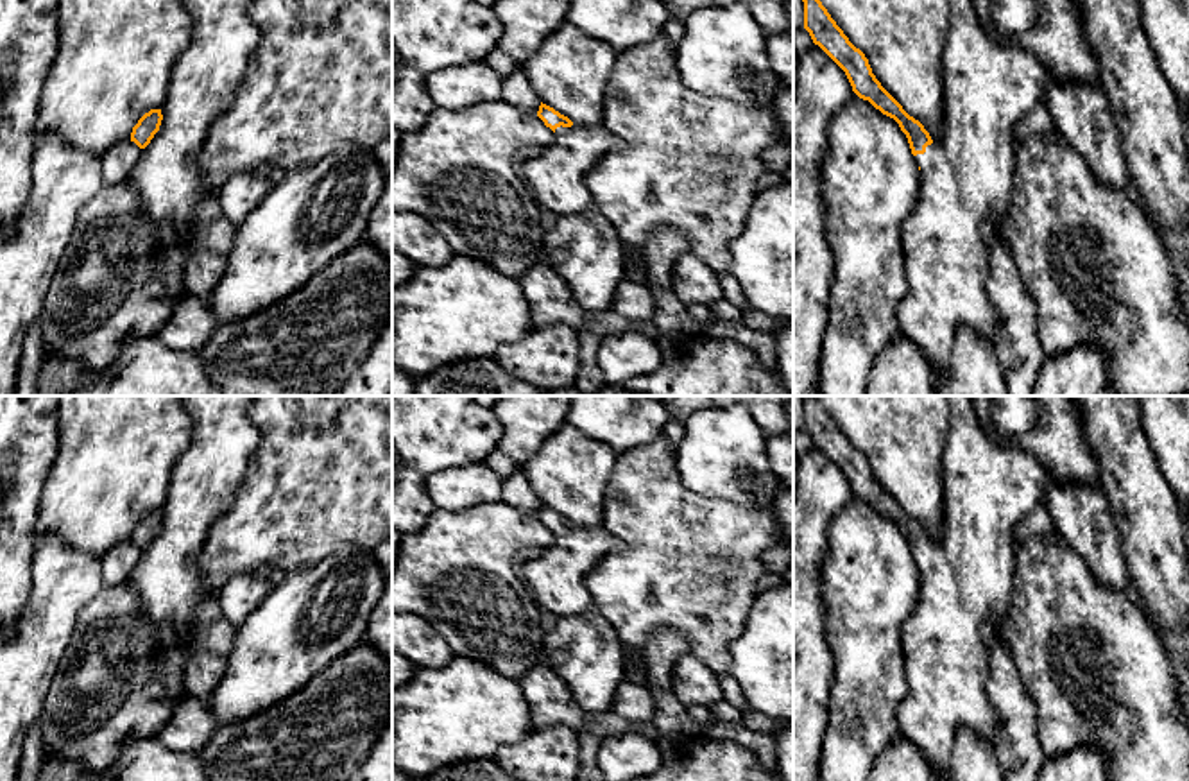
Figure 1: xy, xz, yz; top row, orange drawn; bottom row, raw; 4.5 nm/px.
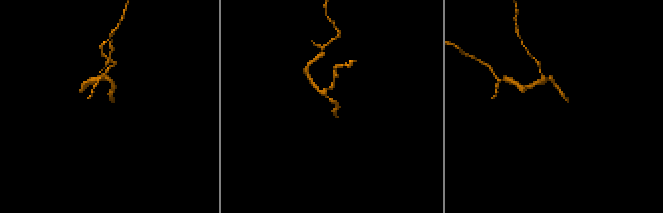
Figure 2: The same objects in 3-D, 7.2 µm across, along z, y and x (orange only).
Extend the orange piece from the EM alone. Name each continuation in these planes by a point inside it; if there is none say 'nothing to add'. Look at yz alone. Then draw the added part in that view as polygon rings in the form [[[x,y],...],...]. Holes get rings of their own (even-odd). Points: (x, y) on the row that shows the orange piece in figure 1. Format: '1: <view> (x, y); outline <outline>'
1: yz (967, 176); outline [[[947,0],[949,32],[944,45],[944,120],[940,138],[917,154],[920,167],[920,195],[913,211],[901,226],[906,294],[895,310],[899,333],[915,342],[937,373],[951,364],[960,328],[972,328],[992,342],[994,312],[987,297],[992,272],[990,249],[983,240],[983,226],[996,222],[1005,229],[1008,206],[1014,199],[1015,142],[1014,125],[1042,102],[1048,75],[1042,61],[1015,43],[999,43],[981,27],[972,0]]]

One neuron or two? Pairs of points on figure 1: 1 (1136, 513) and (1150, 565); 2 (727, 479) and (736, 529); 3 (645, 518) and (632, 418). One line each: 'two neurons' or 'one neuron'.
1: one neuron
2: two neurons
3: two neurons

